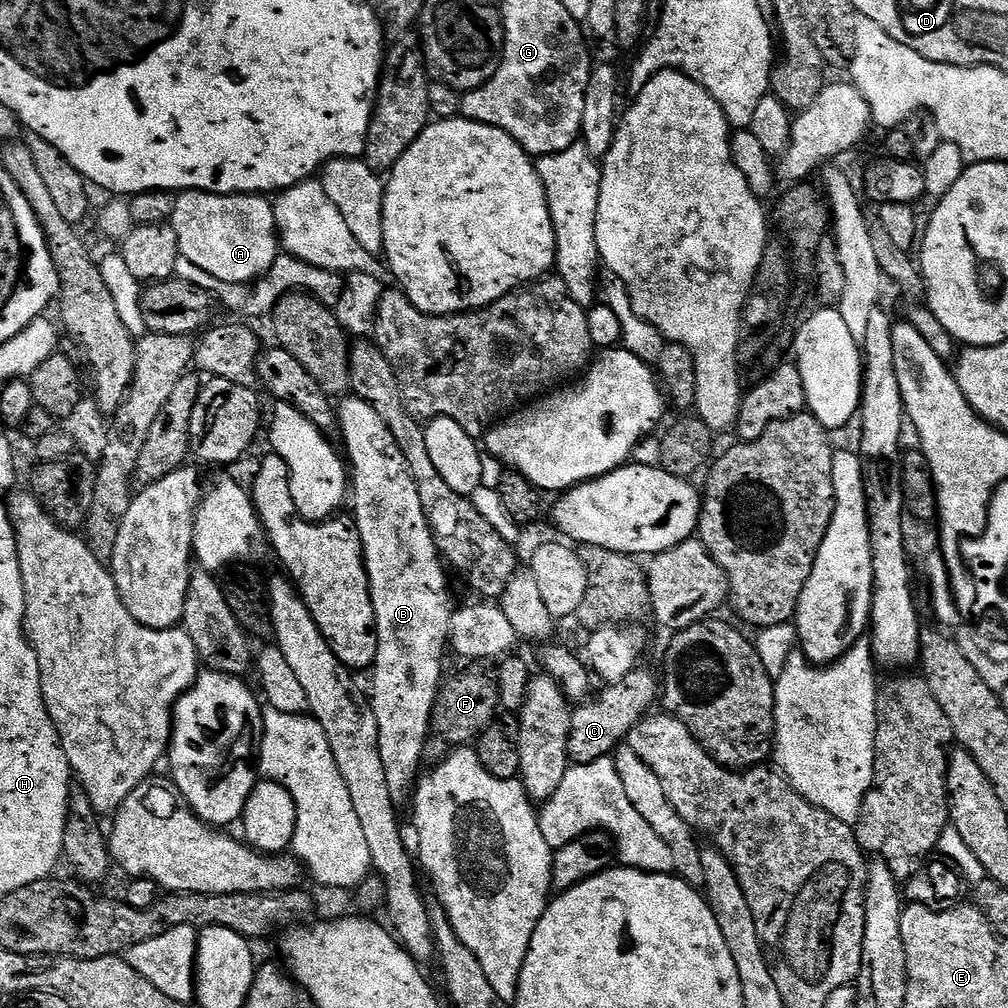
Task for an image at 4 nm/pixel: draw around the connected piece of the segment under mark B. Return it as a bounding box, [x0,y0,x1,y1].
[338,394,454,806]

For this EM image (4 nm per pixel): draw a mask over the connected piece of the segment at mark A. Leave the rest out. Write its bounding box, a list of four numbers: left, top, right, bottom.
[170,190,278,286]

